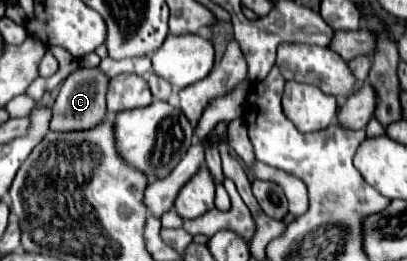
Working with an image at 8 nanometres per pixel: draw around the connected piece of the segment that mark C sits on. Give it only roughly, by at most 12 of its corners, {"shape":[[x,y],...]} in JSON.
{"shape":[[78,69],[60,87],[50,131],[88,131],[106,119],[98,69]]}

